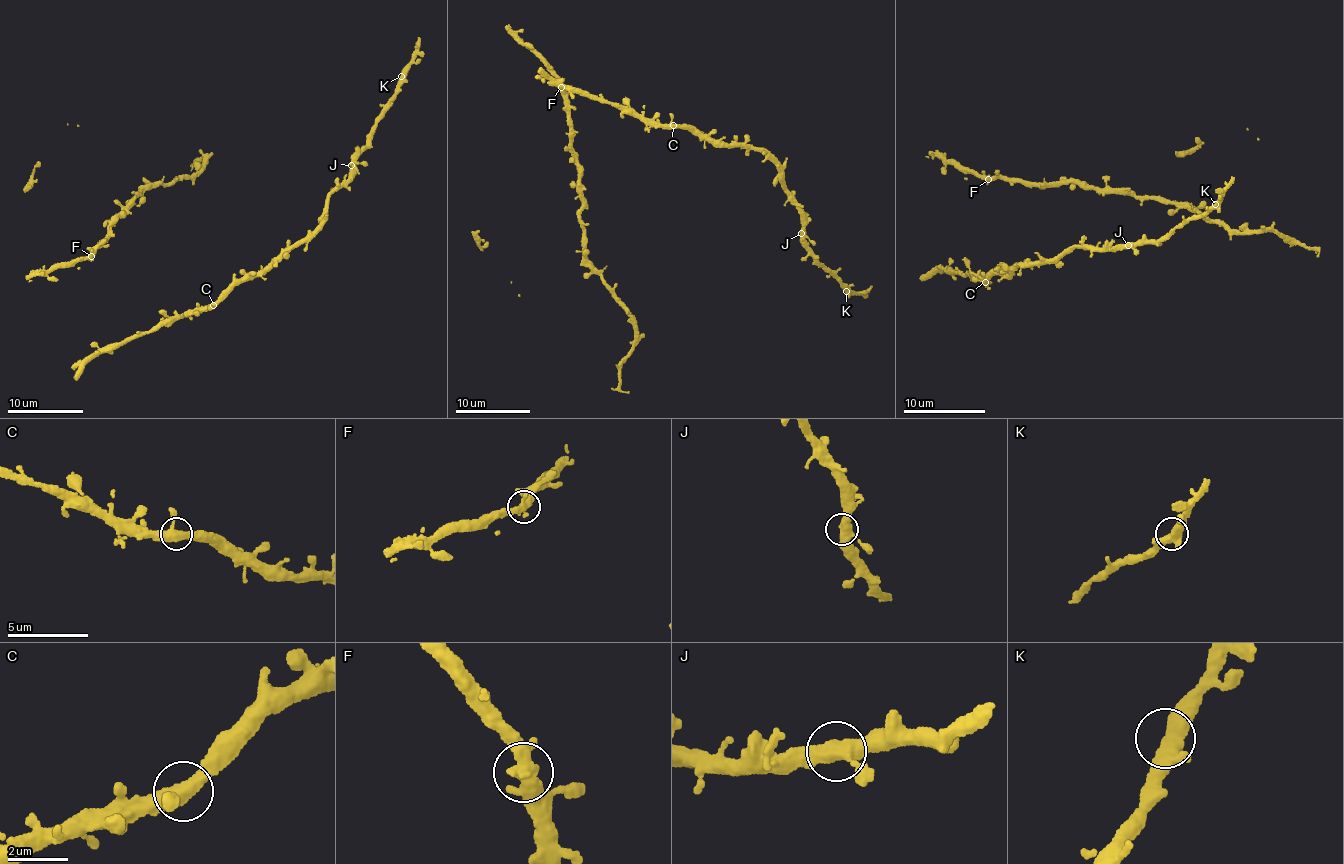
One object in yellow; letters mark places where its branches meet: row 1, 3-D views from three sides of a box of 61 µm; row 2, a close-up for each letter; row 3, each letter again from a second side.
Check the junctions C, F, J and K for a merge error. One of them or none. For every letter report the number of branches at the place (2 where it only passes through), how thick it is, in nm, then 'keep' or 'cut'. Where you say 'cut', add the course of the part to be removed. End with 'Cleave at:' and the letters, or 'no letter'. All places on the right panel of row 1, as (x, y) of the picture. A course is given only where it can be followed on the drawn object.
C: 3 branches meet; 360 nm thick; keep
F: 3 branches meet; 400 nm thick; keep
J: 3 branches meet; 400 nm thick; keep
K: 3 branches meet; 400 nm thick; keep
Cleave at: no letter

